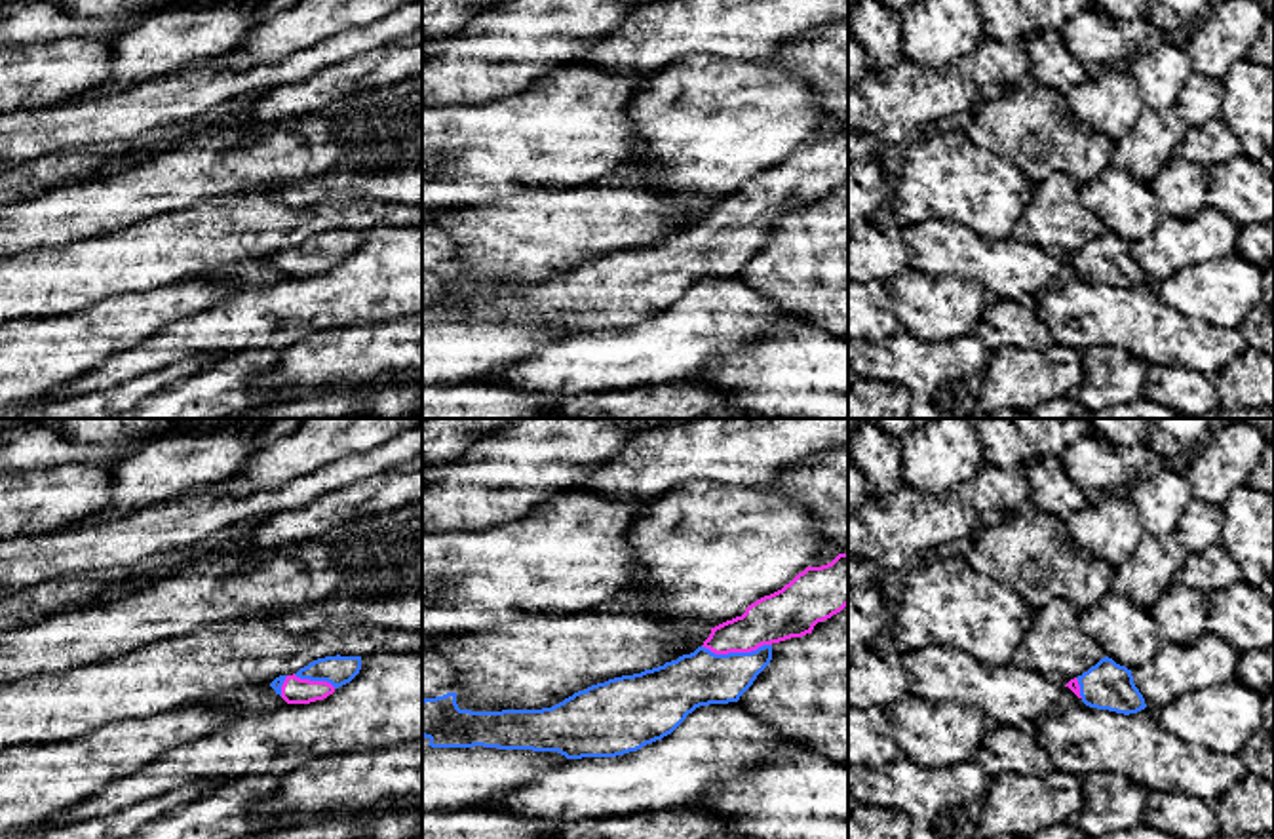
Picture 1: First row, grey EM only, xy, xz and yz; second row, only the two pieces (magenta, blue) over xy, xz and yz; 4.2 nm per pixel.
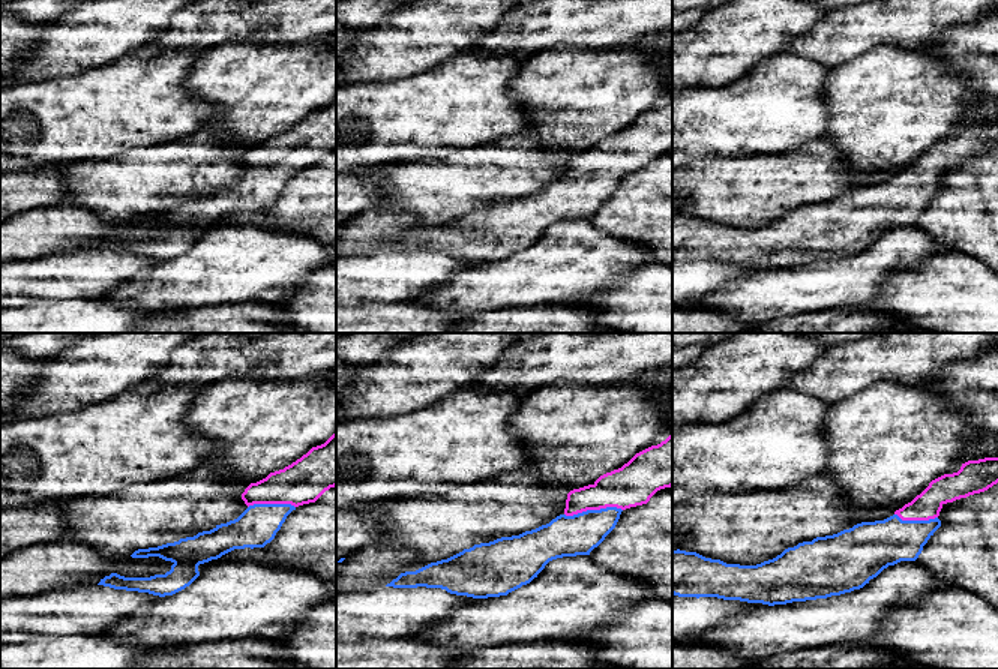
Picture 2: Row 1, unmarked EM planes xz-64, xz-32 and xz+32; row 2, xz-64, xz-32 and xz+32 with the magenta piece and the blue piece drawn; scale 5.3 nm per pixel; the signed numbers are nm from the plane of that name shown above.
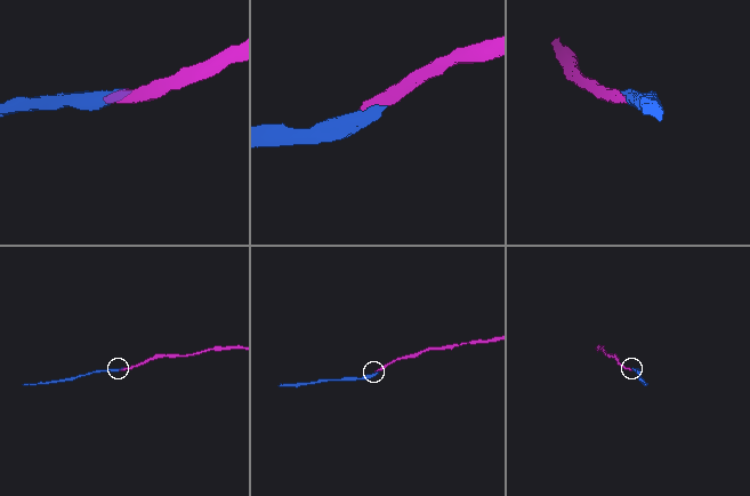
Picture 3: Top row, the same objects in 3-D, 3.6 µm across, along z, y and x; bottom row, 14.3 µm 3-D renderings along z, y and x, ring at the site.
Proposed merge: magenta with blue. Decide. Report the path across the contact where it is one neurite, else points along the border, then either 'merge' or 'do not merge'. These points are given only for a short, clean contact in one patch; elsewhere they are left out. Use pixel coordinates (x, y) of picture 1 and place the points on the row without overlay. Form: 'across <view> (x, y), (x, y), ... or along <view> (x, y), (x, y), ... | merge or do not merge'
across xz (782, 189), (767, 195), (736, 225), (714, 248), (702, 252) | merge

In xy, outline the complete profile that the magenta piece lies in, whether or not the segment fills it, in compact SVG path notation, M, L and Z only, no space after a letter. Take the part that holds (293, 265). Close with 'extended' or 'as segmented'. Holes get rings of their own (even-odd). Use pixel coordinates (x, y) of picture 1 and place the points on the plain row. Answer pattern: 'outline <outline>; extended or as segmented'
outline M325 230L310 236L293 249L276 251L270 261L287 278L310 278L350 257L361 244L361 230Z; extended

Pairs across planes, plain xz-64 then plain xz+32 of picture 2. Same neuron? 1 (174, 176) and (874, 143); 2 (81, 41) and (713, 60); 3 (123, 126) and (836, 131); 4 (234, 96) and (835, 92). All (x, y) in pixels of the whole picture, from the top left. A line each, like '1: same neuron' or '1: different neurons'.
1: different neurons
2: same neuron
3: different neurons
4: same neuron

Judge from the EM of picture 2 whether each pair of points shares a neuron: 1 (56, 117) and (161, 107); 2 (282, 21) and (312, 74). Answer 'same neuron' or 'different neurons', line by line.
1: same neuron
2: different neurons

